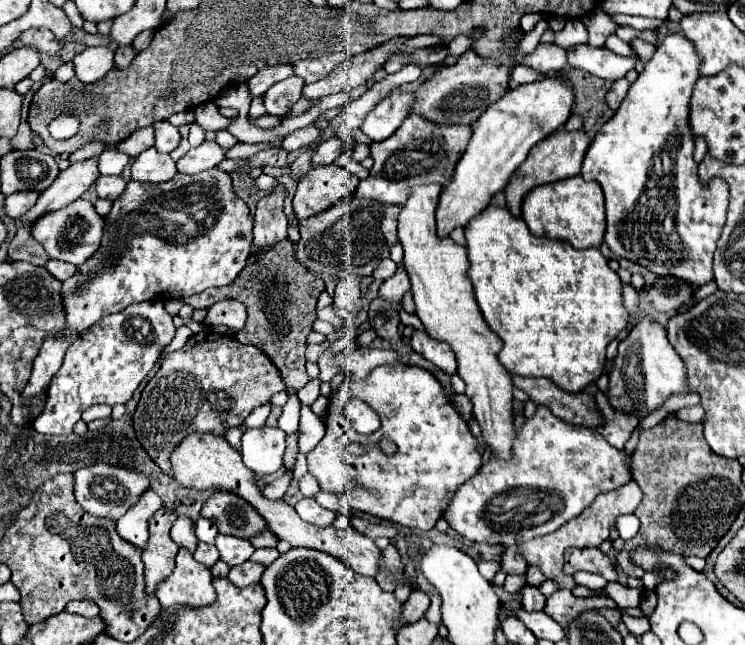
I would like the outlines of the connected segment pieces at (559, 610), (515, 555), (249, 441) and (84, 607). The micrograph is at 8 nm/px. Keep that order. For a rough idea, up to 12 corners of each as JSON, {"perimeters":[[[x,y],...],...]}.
{"perimeters":[[[571,590],[547,598],[545,612],[563,628],[581,610],[617,608],[611,598],[577,598]],[[519,545],[508,546],[502,568],[507,574],[522,575],[527,562]],[[253,428],[241,438],[243,462],[257,476],[283,466],[285,432]],[[71,600],[65,610],[86,618],[99,615],[99,606],[89,600]]]}

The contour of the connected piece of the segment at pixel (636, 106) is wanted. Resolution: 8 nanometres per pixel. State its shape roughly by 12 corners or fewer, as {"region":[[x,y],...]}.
{"region":[[669,34],[593,138],[609,250],[713,280],[725,182],[701,186]]}

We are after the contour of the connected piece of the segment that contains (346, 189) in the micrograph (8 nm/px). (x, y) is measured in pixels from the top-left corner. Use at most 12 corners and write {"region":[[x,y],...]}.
{"region":[[337,164],[311,168],[293,210],[305,220],[353,194],[359,178]]}

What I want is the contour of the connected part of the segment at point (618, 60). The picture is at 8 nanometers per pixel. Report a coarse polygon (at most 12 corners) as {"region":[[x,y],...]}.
{"region":[[575,44],[571,67],[605,80],[623,78],[635,66],[607,48]]}

